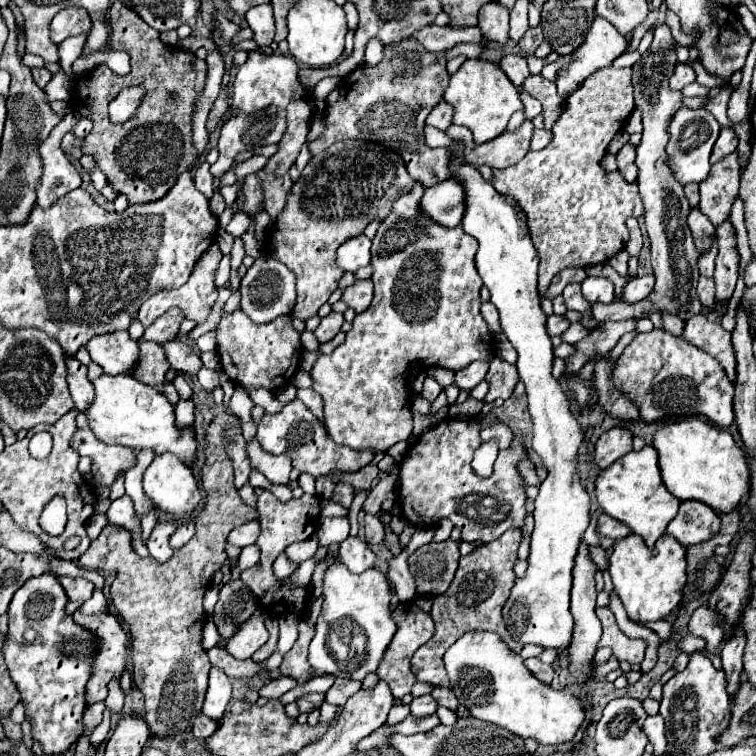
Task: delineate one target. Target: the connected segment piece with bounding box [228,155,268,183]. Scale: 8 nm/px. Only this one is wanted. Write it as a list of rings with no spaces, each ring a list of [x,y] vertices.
[[[263,155],[253,156],[247,161],[238,164],[235,167],[231,167],[229,171],[233,171],[241,183],[246,175],[250,173],[257,174],[259,171],[262,171],[262,168],[267,164],[268,158]]]

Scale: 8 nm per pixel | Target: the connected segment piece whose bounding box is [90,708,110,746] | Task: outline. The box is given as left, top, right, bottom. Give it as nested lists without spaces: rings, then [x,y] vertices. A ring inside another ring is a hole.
[[[106,708],[106,710],[104,710],[104,720],[102,720],[102,724],[100,724],[100,726],[96,726],[96,730],[94,730],[94,732],[92,732],[92,736],[90,736],[92,746],[100,744],[100,742],[108,736],[108,730],[110,730],[110,708]]]

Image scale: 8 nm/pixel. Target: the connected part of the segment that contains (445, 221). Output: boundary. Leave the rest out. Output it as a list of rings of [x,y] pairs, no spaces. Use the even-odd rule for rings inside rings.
[[[444,180],[432,188],[424,190],[424,198],[420,200],[420,210],[424,210],[424,214],[428,214],[428,218],[432,218],[436,224],[446,226],[446,228],[454,228],[460,224],[462,214],[464,214],[464,190],[456,180]]]

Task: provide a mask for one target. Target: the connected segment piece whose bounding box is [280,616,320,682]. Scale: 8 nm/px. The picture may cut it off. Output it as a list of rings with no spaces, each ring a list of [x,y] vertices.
[[[304,616],[300,619],[298,628],[300,636],[298,636],[296,644],[292,646],[292,650],[284,656],[284,660],[280,664],[280,672],[284,676],[298,678],[298,682],[306,682],[312,678],[312,674],[320,674],[318,670],[312,670],[312,666],[308,662],[308,646],[314,636],[314,628],[306,626]]]

